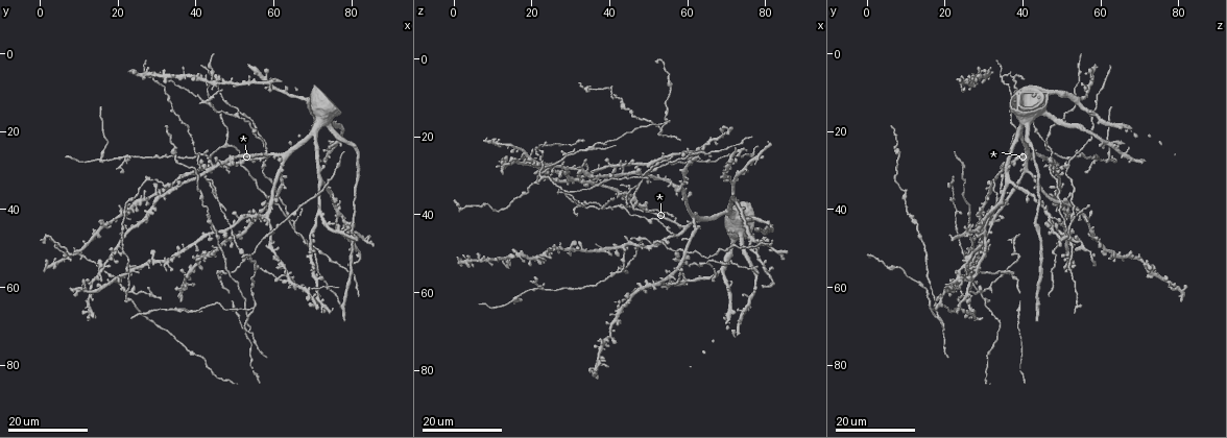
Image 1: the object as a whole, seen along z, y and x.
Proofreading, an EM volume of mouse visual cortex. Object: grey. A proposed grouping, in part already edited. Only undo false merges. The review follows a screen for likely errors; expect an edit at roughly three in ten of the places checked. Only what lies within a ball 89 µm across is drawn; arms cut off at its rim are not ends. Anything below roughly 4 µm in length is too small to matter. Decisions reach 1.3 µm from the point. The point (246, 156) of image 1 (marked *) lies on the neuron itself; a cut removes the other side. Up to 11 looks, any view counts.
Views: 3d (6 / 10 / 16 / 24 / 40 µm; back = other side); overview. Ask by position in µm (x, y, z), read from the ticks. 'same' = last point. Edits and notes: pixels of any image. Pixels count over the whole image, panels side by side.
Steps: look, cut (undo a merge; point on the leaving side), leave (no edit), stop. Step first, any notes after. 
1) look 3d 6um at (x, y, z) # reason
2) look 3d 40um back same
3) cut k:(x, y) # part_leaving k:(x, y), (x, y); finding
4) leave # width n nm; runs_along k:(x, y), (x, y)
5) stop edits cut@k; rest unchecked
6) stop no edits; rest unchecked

look 3d 24um at (61.5, 30.0, 41.5) # three-way junction

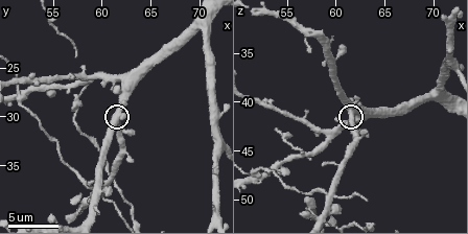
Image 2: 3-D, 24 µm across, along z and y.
look 3d 6um same

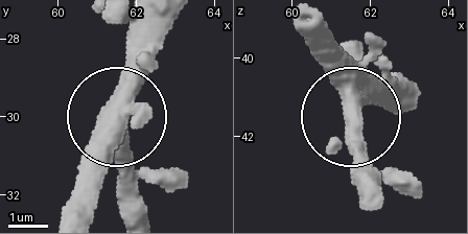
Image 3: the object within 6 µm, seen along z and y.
leave # width 430 nm; one neuron here

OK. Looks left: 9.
look 3d 16um at (45.5, 37.0, 33.5) # side arm on a straight run

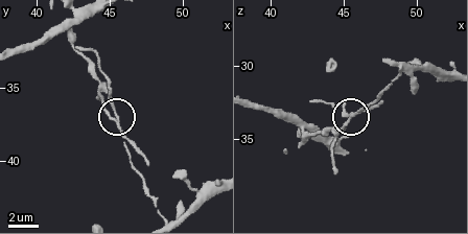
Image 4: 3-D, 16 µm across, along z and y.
look 3d 10um same

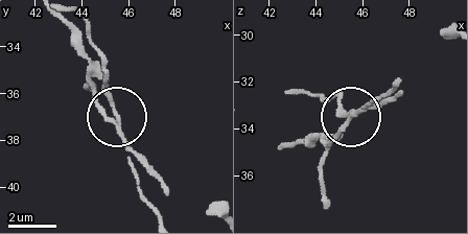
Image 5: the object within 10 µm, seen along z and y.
cut 5:(146, 163) # side_arm 6 um; part_leaving 5:(121, 135), (103, 60), (85, 18); a second neuron is stuck on

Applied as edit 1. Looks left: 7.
look overview # redraw

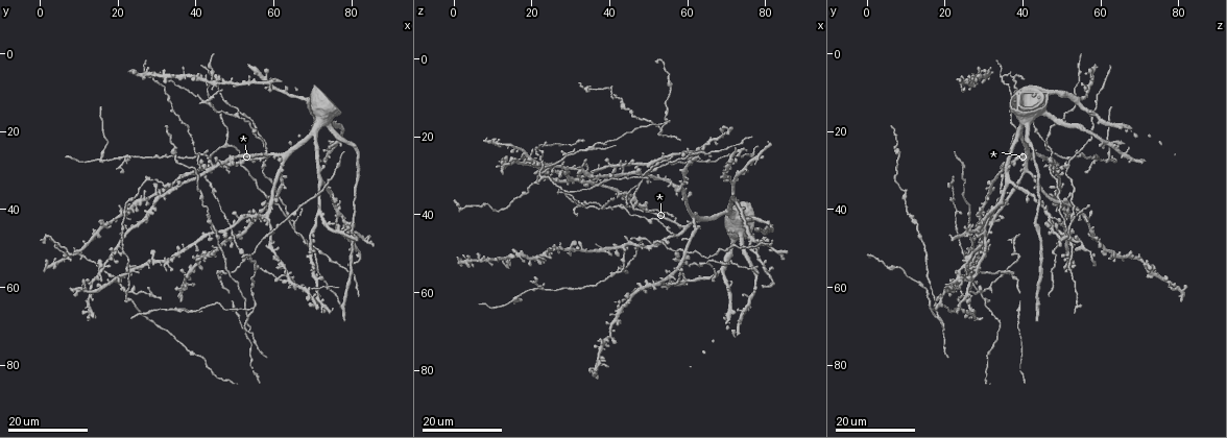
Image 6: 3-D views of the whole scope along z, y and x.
look 3d 16um at (53.5, 52.5, 27.5) # two arms in line, one across

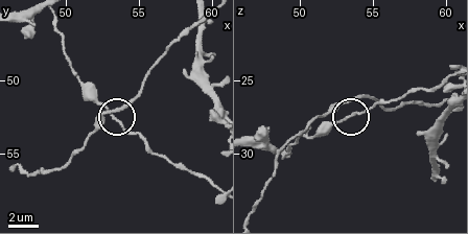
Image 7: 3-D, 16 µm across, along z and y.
look 3d 6um at (53.6, 52.8, 27.4) # zoom in

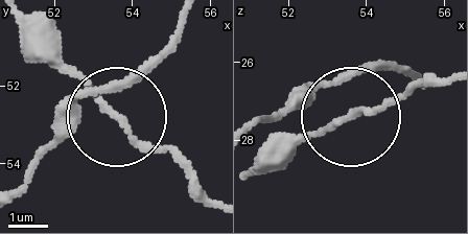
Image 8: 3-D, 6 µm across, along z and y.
leave # width 130 nm; all the same neuron

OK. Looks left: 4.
look 3d 16um at (64.5, 58.0, 23.0) # looks like a crossing

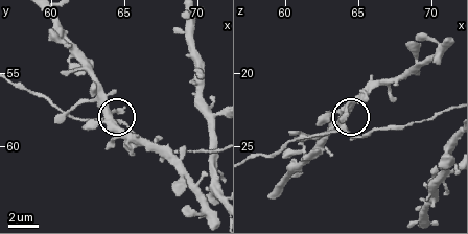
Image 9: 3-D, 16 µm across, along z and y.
look 3d 10um same

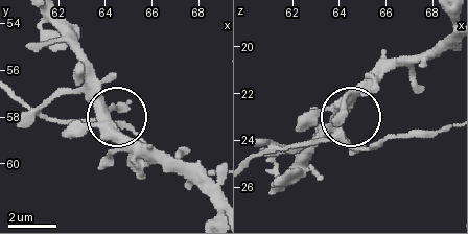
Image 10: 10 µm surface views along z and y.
leave # arms 5; runs_along 10:(274, 188), (376, 74); one neuron here

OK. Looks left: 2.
stop edits cut@5; rest unchecked

